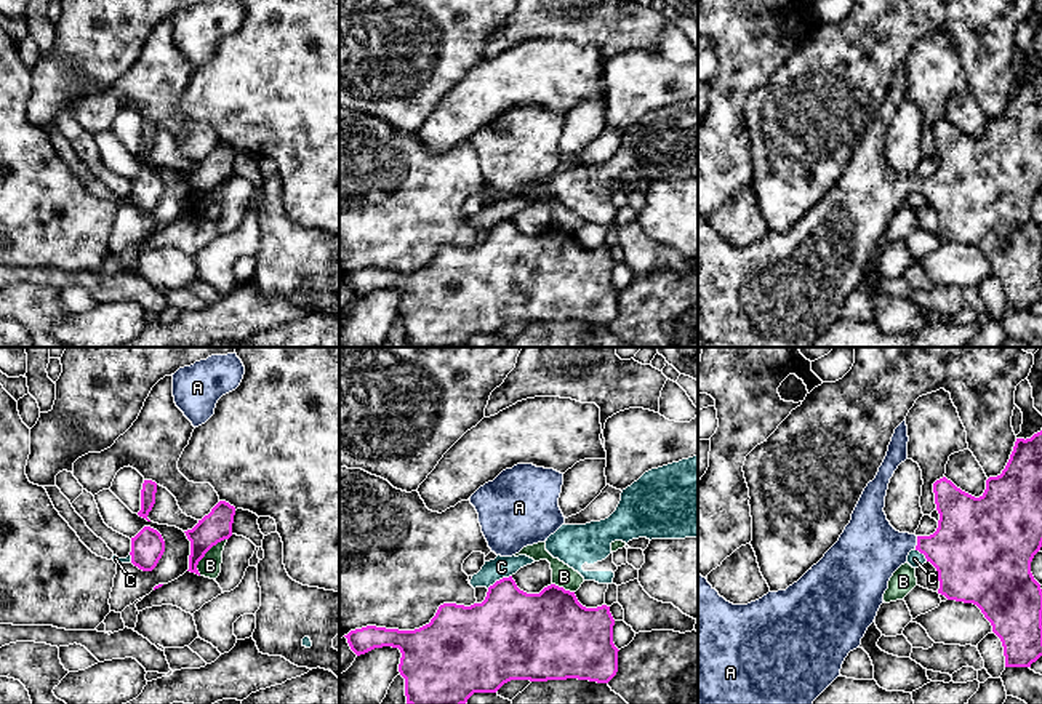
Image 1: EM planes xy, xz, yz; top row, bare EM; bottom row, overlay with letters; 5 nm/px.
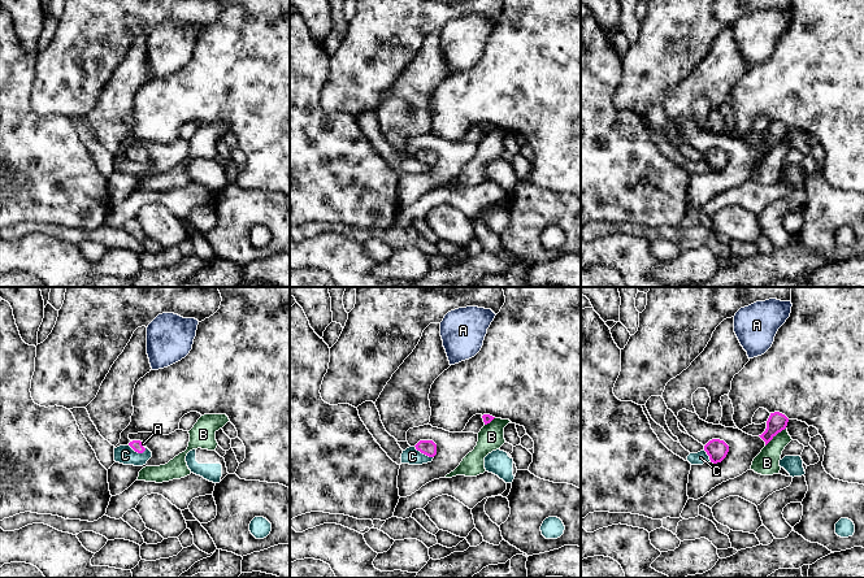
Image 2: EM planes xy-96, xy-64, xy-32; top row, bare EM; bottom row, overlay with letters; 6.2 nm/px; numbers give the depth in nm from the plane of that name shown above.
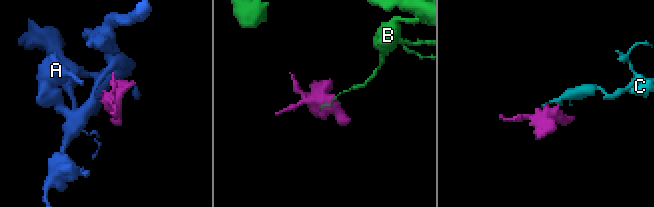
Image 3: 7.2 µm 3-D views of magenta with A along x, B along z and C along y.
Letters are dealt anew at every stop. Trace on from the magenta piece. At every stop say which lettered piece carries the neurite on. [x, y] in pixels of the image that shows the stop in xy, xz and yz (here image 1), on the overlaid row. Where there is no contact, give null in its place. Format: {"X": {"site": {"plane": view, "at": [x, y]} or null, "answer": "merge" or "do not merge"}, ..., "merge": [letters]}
{"A": {"site": {"plane": "yz", "at": [917, 543]}, "answer": "merge"}, "B": {"site": {"plane": "xy", "at": [205, 552]}, "answer": "do not merge"}, "C": {"site": {"plane": "xz", "at": [500, 580]}, "answer": "do not merge"}, "merge": ["A"]}

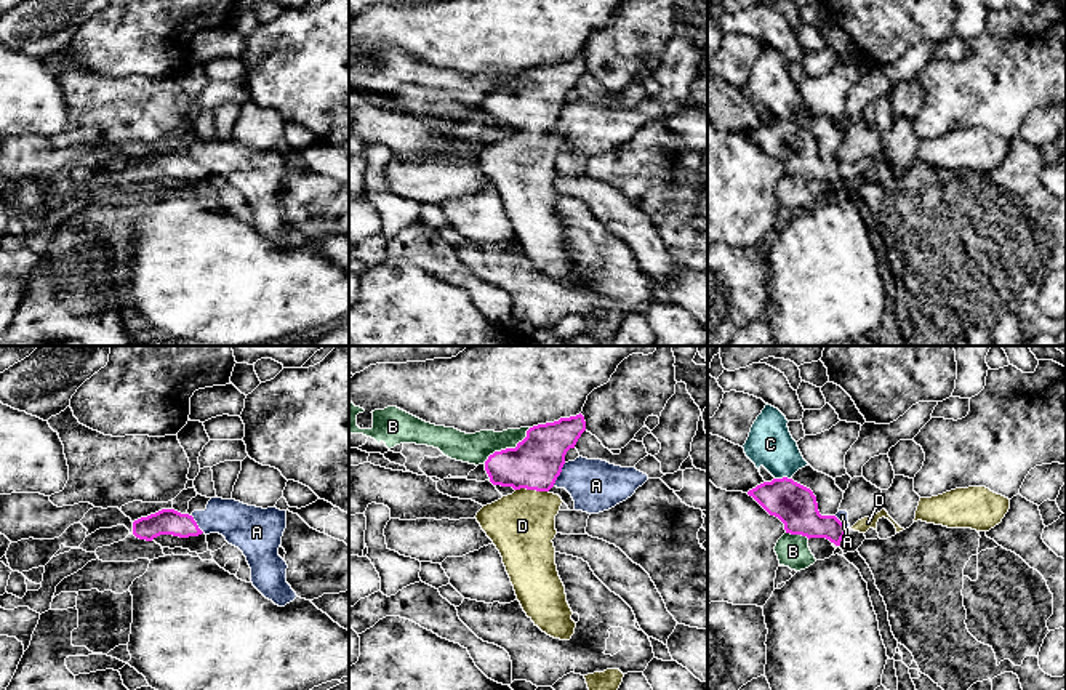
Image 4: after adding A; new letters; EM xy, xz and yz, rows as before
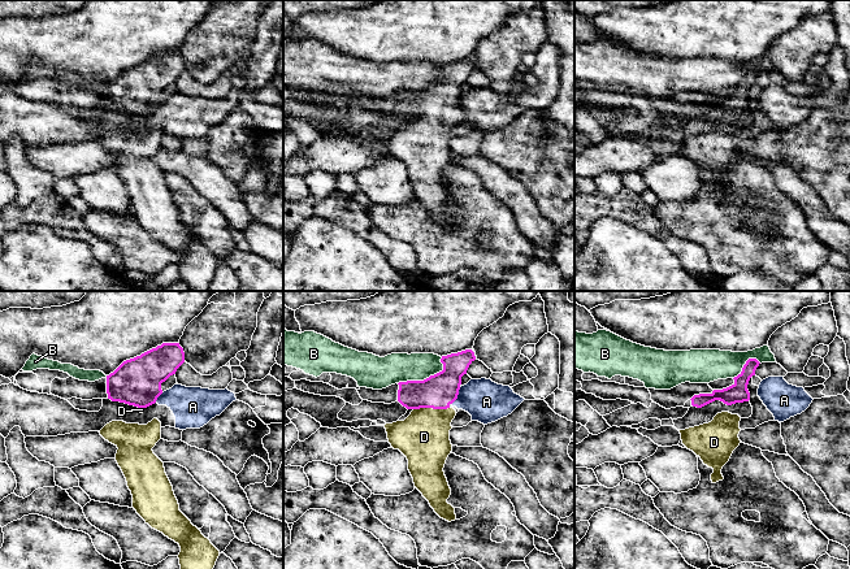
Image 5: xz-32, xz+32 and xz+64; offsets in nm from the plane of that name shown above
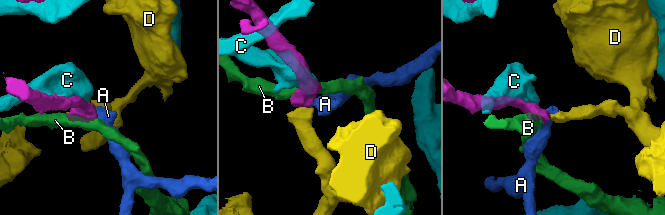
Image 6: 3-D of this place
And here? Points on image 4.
{"A": {"site": {"plane": "xz", "at": [559, 474]}, "answer": "do not merge"}, "B": {"site": {"plane": "xz", "at": [508, 449]}, "answer": "do not merge"}, "C": {"site": {"plane": "yz", "at": [783, 477]}, "answer": "do not merge"}, "D": {"site": {"plane": "xz", "at": [532, 489]}, "answer": "merge"}, "merge": ["D"]}

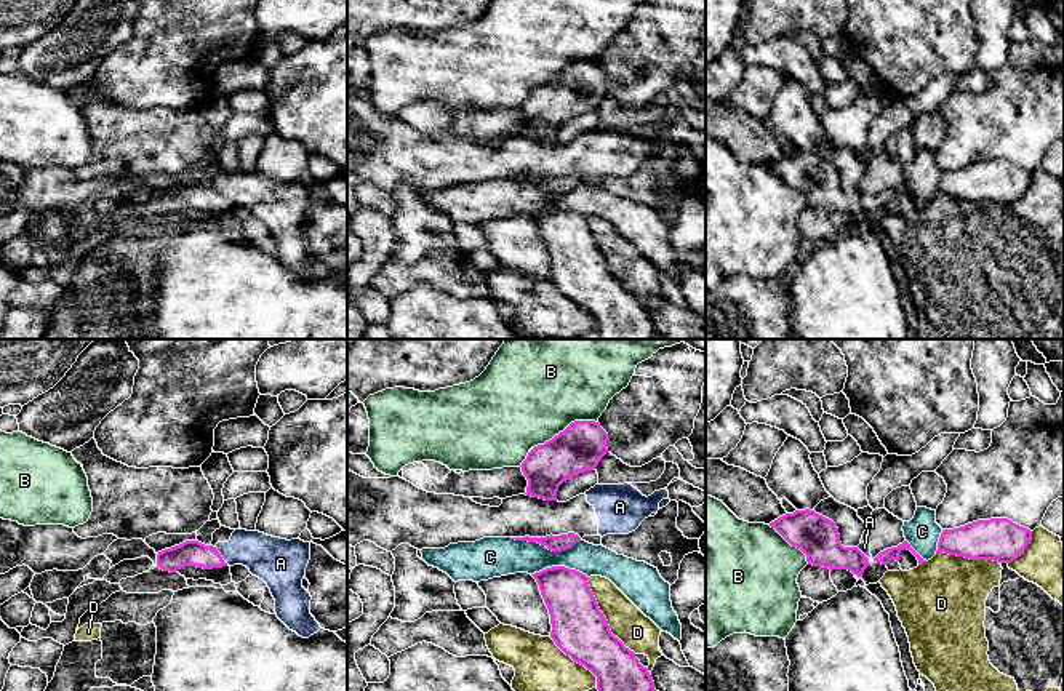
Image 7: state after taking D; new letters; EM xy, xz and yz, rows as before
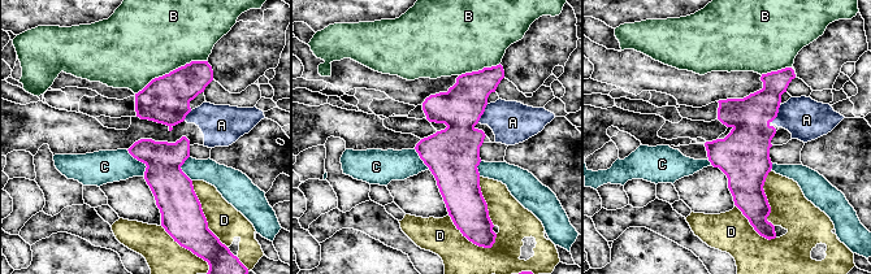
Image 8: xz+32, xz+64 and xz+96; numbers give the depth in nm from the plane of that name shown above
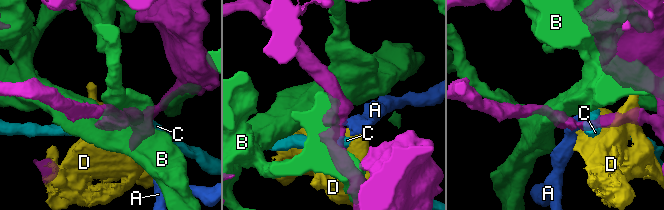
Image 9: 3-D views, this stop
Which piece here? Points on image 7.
{"A": {"site": {"plane": "xy", "at": [220, 555]}, "answer": "do not merge"}, "B": {"site": {"plane": "xz", "at": [567, 427]}, "answer": "do not merge"}, "C": {"site": {"plane": "xz", "at": [546, 546]}, "answer": "do not merge"}, "D": {"site": {"plane": "xz", "at": [605, 618]}, "answer": "do not merge"}, "merge": []}

